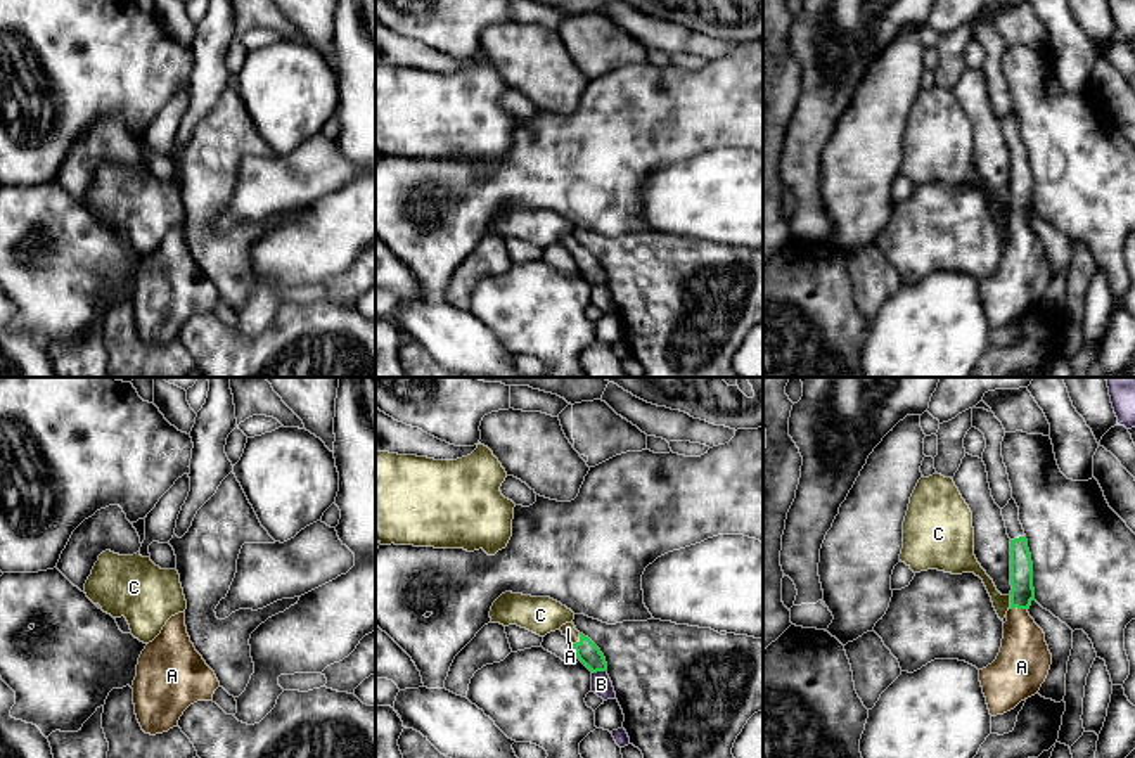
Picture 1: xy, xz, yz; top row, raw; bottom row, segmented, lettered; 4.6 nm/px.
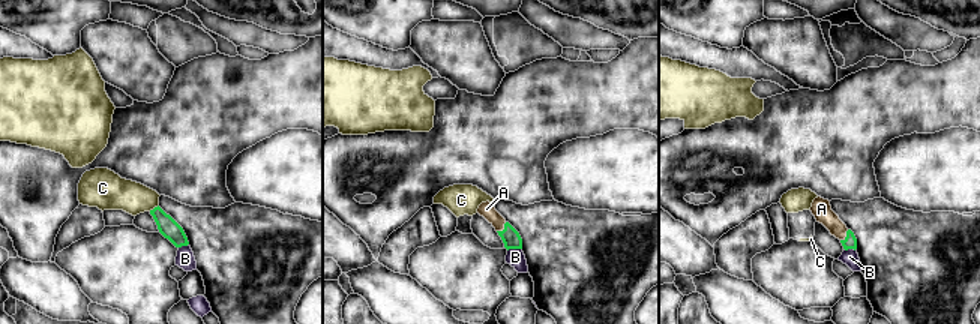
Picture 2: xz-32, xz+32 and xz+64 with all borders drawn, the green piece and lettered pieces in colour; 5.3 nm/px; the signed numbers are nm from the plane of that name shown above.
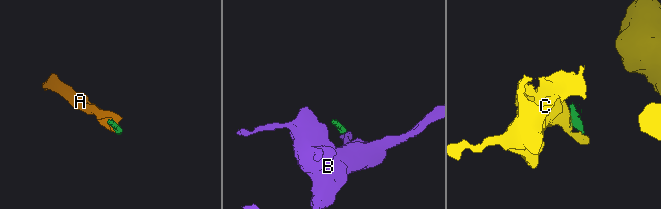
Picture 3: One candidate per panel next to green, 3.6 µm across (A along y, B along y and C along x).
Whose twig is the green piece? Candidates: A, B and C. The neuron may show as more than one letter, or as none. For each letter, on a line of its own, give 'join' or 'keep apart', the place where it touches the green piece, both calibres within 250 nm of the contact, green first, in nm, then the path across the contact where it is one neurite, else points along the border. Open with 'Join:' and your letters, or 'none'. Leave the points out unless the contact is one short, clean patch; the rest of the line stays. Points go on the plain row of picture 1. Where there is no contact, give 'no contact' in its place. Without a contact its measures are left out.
Join: A
A: join; contact yz (1018, 220); calibres 110 and 240 nm; way yz (1021, 180), (1021, 211), (1018, 220), (1025, 272)
B: keep apart; contact xz (597, 282); calibres 100 and 100 nm
C: keep apart; contact yz (1011, 215); calibres 110 and 80 nm; border yz (1011, 208), (1007, 220)

